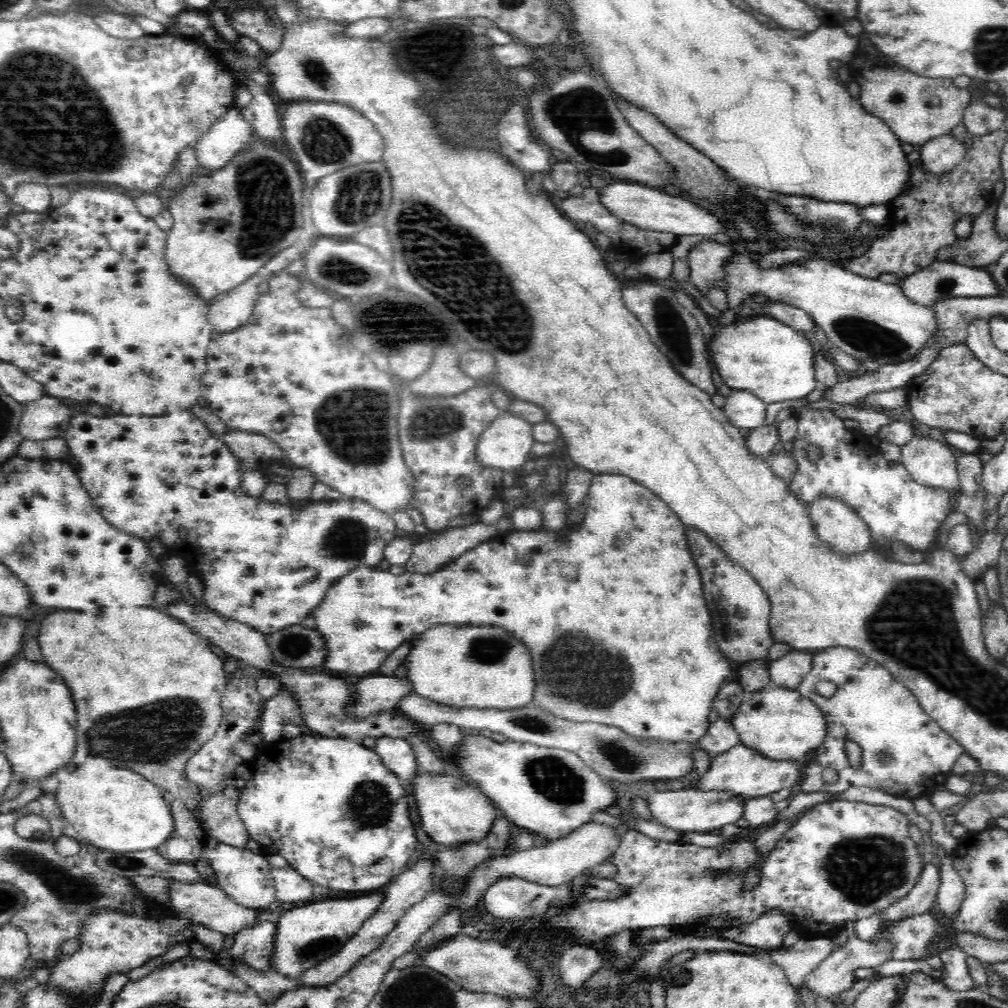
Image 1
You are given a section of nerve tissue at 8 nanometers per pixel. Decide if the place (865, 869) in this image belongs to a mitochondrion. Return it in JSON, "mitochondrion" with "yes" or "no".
{"mitochondrion":"yes"}

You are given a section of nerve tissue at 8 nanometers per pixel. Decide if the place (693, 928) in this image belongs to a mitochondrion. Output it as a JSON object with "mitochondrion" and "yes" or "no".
{"mitochondrion":"no"}

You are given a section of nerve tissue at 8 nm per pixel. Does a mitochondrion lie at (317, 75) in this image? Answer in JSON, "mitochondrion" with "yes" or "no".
{"mitochondrion":"yes"}

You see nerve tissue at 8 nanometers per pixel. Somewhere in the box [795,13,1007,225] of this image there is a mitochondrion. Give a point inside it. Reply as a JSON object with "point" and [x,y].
{"point":[896,96]}

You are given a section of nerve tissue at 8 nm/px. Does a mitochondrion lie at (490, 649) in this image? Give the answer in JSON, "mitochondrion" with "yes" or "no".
{"mitochondrion":"yes"}

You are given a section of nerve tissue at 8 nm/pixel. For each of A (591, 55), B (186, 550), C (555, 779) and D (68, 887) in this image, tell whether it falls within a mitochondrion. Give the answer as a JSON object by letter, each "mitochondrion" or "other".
{"A":"other","B":"other","C":"mitochondrion","D":"mitochondrion"}

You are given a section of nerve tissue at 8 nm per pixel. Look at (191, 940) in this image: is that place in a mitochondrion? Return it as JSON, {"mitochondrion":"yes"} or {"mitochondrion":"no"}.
{"mitochondrion":"no"}

